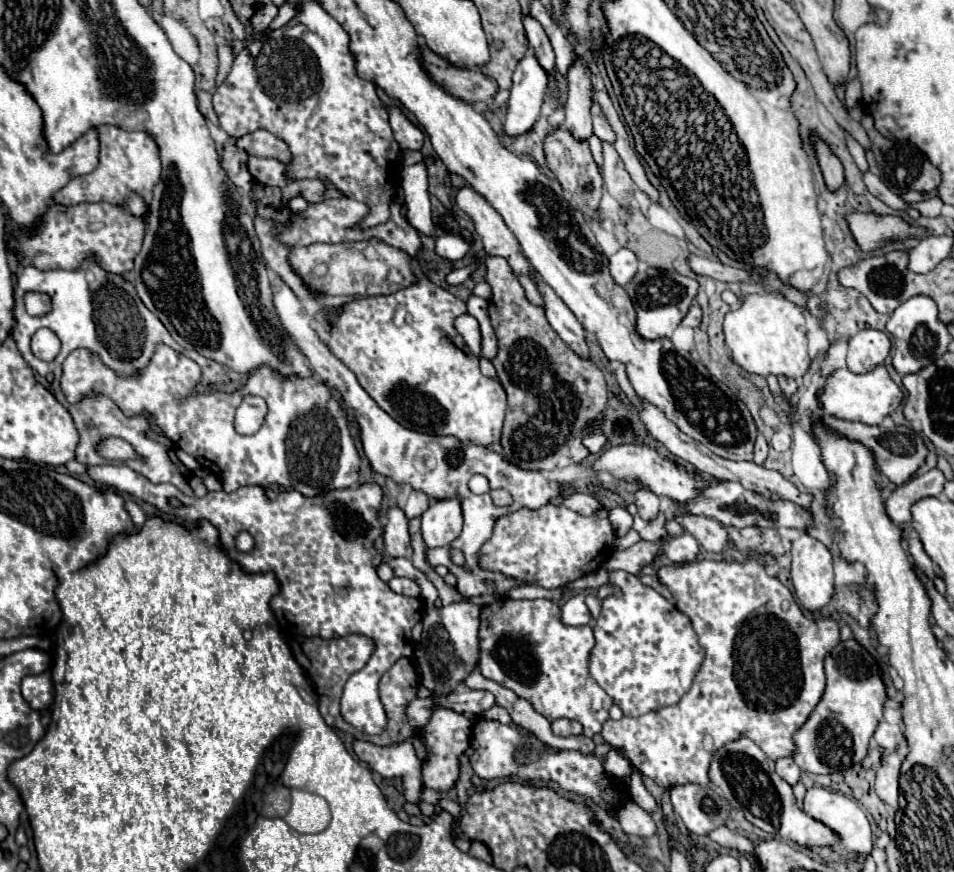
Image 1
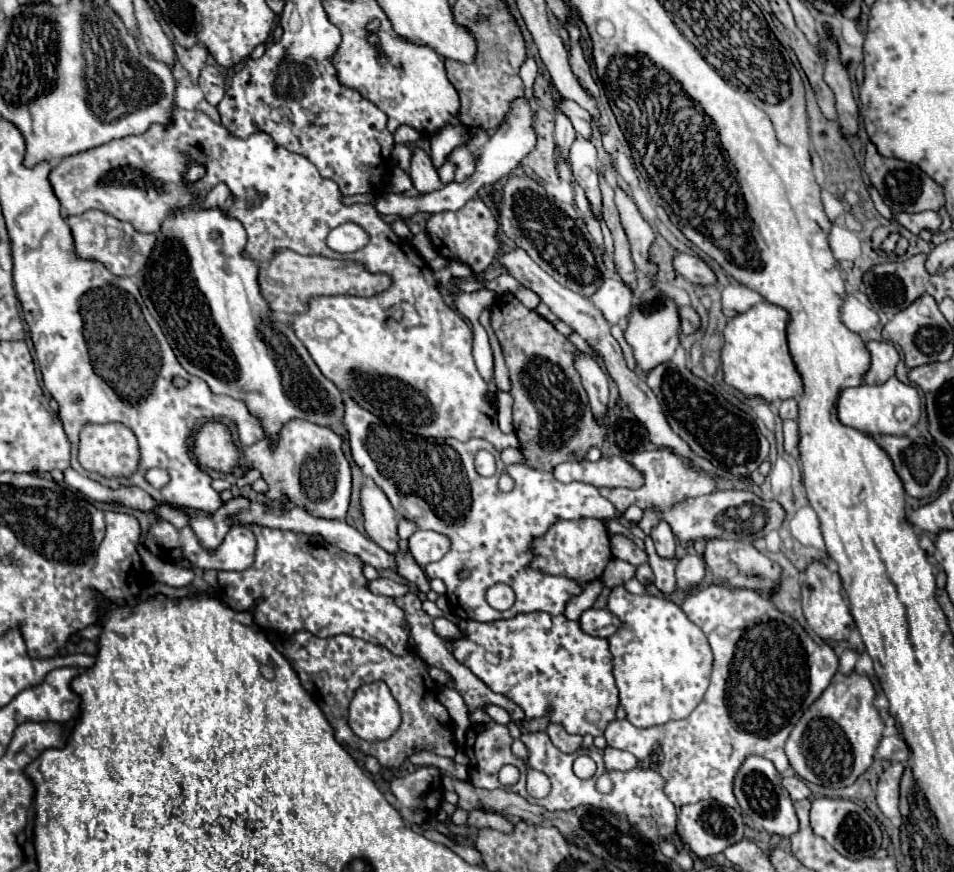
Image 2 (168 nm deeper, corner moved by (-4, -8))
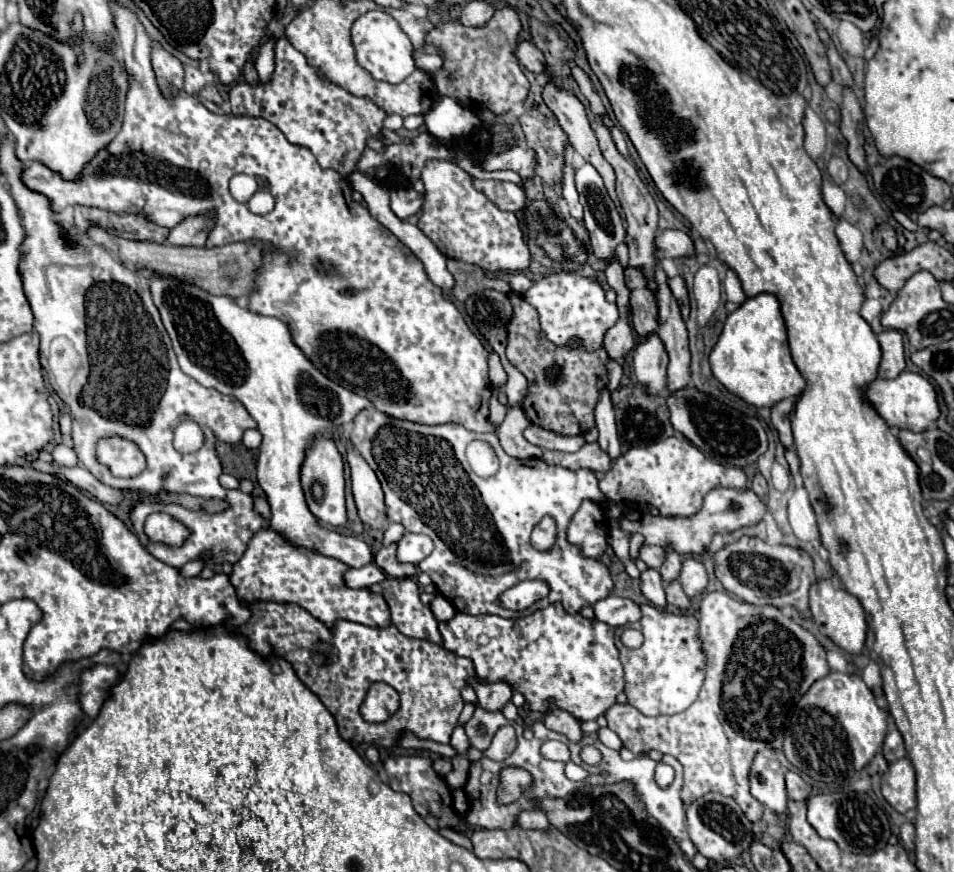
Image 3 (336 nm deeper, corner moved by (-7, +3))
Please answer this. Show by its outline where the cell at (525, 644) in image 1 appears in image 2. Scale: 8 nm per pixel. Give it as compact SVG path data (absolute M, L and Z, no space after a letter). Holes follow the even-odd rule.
M542 611L536 613L522 613L514 619L506 621L460 621L458 623L462 637L452 641L452 655L458 663L466 665L480 681L484 681L494 693L502 693L512 699L522 711L524 719L540 719L544 715L550 717L550 723L564 725L564 729L572 735L586 735L598 737L604 733L606 725L616 719L618 707L618 687L612 675L612 653L608 649L608 639L592 637L580 631L576 621L566 619L564 615L548 615ZM490 651L498 657L498 663L488 663L484 653Z

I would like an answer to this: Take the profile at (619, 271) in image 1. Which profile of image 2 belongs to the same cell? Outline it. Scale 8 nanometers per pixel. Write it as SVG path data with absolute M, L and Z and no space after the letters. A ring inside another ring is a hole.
M608 277L600 285L600 289L596 289L590 295L590 301L604 315L604 319L610 325L614 325L628 317L628 311L632 307L632 297L634 297L632 291L618 277Z

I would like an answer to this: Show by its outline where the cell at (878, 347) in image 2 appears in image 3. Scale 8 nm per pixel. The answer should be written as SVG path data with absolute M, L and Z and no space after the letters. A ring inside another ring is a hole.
M885 330L877 336L881 344L881 364L879 378L895 378L905 370L905 352L903 352L903 336L897 330Z

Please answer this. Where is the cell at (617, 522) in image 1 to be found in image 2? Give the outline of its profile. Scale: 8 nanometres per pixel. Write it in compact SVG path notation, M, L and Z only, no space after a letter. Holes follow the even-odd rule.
M610 535L610 543L612 543L612 553L616 559L622 559L626 563L632 563L632 565L640 565L640 563L646 563L648 561L648 555L644 549L636 547L636 543L632 539L626 539L622 535Z

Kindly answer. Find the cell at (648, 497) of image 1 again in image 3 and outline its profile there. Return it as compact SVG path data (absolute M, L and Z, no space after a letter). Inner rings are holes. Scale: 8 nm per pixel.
M665 546L665 562L663 566L659 568L663 580L675 580L679 576L679 570L681 570L681 554L677 554L671 546Z

